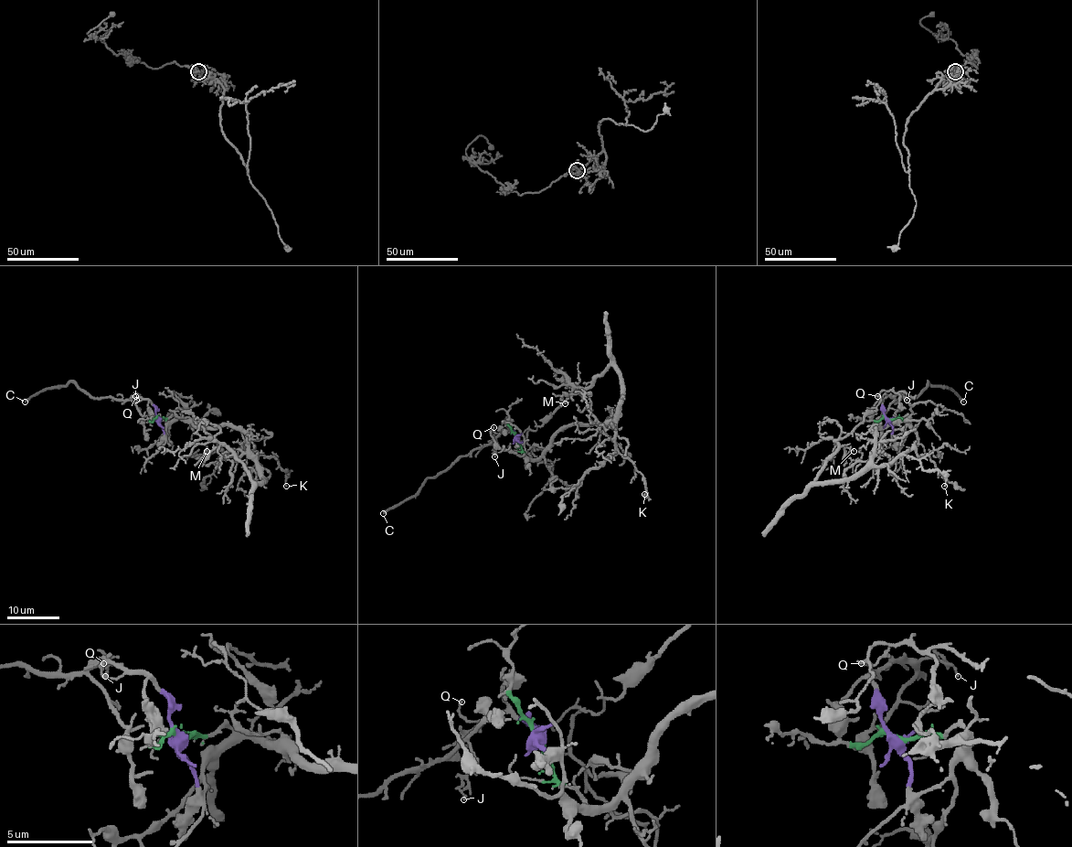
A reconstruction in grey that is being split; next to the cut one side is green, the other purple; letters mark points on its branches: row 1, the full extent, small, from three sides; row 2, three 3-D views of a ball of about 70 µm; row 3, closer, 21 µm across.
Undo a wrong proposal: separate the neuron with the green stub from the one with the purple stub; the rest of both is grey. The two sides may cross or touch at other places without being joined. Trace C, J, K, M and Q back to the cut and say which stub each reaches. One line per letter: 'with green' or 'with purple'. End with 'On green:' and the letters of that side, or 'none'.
C: with purple
J: with purple
K: with green
M: with green
Q: with purple
On green: K, M

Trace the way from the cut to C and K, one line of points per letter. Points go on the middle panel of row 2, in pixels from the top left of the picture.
C: (516, 437), (514, 434), (501, 431), (482, 446), (460, 455), (434, 477), (428, 477), (412, 496), (384, 513)
K: (516, 437), (521, 447), (537, 458), (557, 432), (576, 424), (615, 423), (615, 447), (641, 474), (645, 494)

